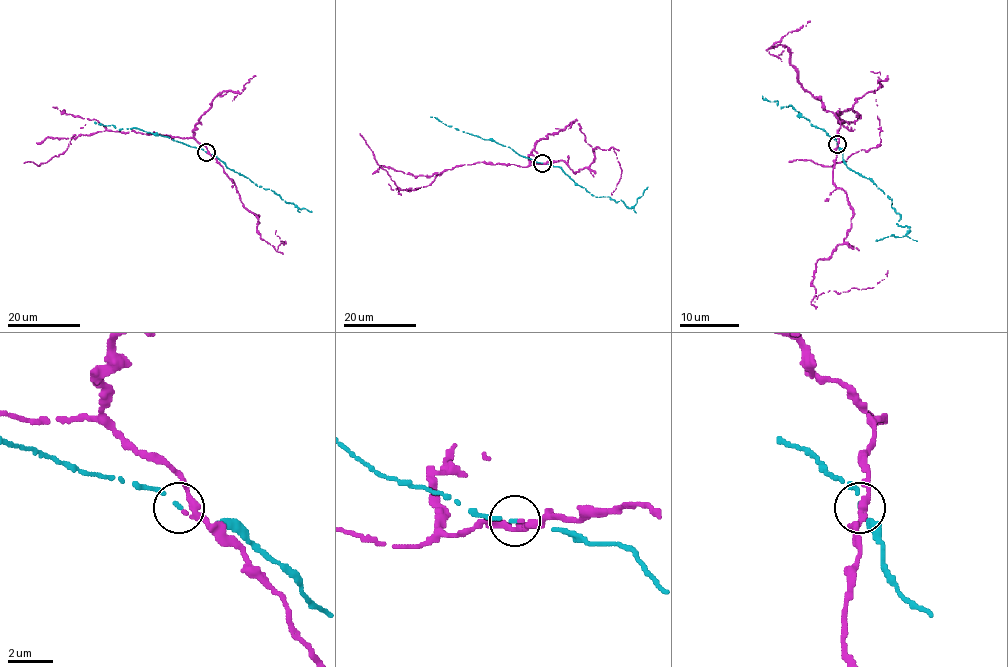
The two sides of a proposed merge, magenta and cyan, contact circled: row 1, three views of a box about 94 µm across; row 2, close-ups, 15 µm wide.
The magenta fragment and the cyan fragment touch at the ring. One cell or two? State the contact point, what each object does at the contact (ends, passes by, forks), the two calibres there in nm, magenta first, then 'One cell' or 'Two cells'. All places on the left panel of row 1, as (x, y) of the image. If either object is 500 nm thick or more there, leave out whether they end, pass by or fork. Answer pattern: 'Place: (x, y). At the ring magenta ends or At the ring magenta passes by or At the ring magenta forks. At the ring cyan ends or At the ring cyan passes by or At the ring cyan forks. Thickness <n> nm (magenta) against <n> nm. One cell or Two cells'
Place: (206, 152). At the ring magenta passes by. At the ring cyan ends. Thickness 180 nm (magenta) against 140 nm. Two cells

